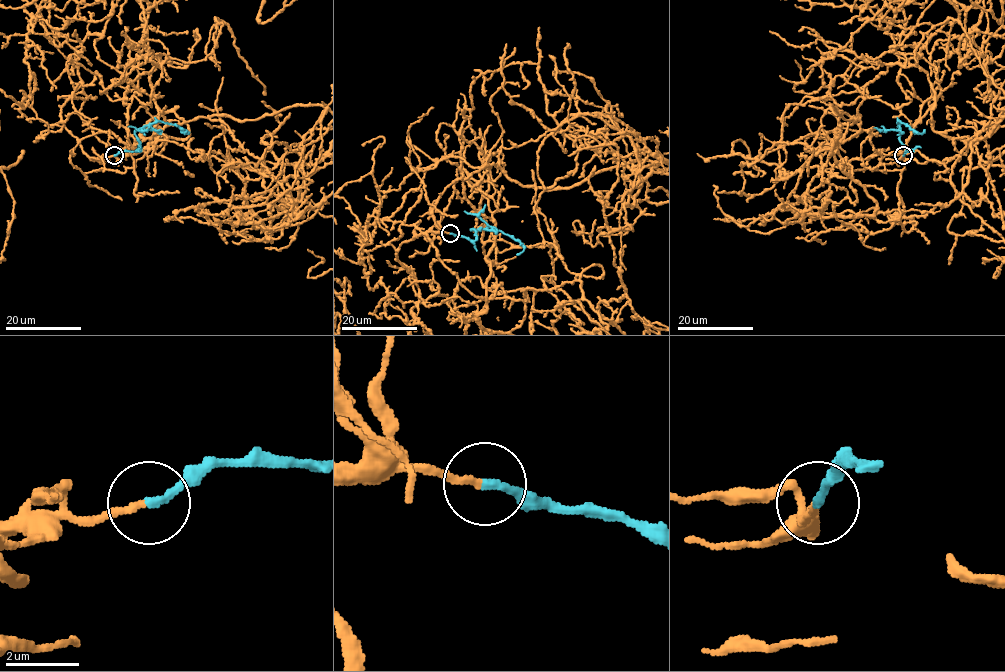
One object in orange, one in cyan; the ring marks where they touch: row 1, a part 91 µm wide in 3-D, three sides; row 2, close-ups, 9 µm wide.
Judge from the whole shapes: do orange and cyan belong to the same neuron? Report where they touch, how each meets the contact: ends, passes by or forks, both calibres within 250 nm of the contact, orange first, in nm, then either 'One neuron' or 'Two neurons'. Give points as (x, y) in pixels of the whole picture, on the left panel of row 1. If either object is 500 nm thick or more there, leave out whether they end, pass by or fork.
Place: (114, 155). At the ring orange ends. At the ring cyan ends. Thickness 160 nm (orange) against 240 nm. One neuron

